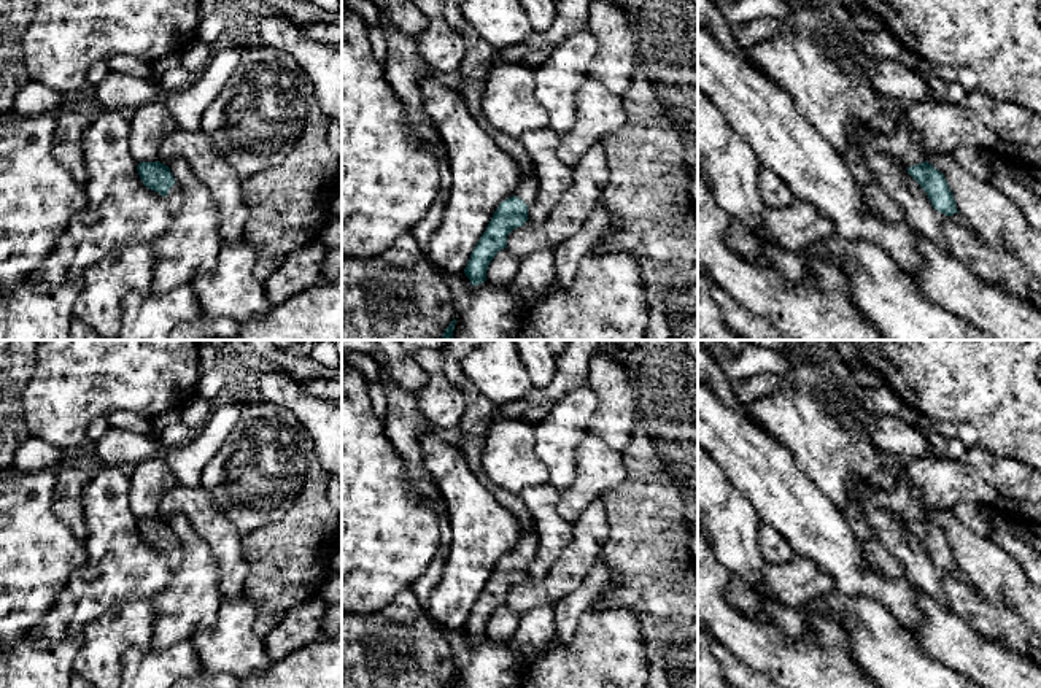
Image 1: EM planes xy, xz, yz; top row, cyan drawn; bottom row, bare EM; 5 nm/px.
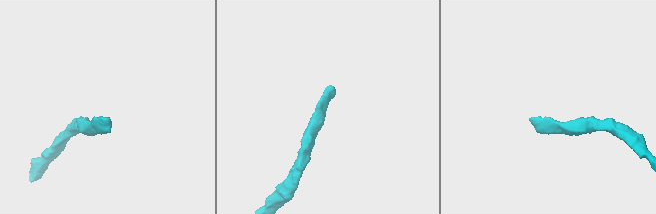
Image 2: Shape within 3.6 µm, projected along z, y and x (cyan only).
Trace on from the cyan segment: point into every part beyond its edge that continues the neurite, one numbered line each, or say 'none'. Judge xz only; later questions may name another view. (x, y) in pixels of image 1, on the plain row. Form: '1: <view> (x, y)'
1: xz (526, 547)

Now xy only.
1: xy (174, 553)

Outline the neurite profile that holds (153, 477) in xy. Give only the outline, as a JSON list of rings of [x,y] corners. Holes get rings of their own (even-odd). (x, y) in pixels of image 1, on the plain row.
[[[162,456],[149,458],[130,470],[130,508],[137,518],[157,518],[164,493],[178,483]]]

